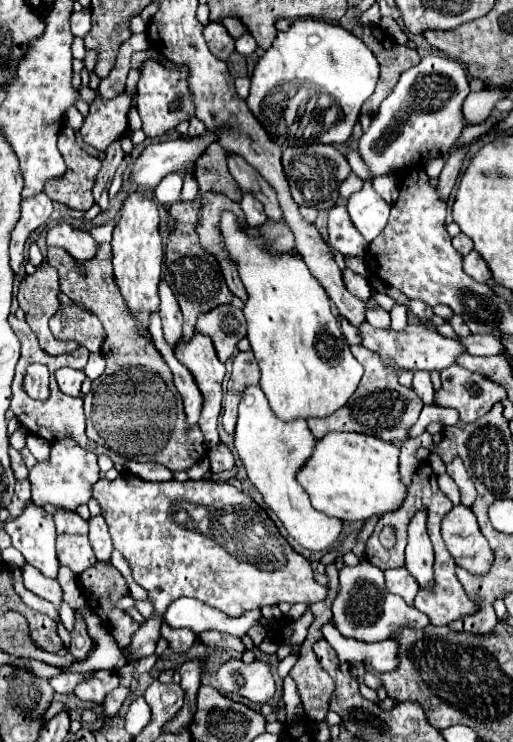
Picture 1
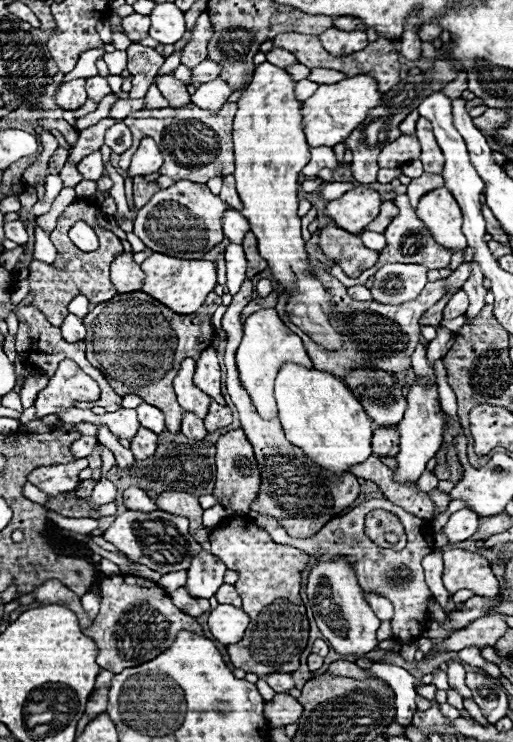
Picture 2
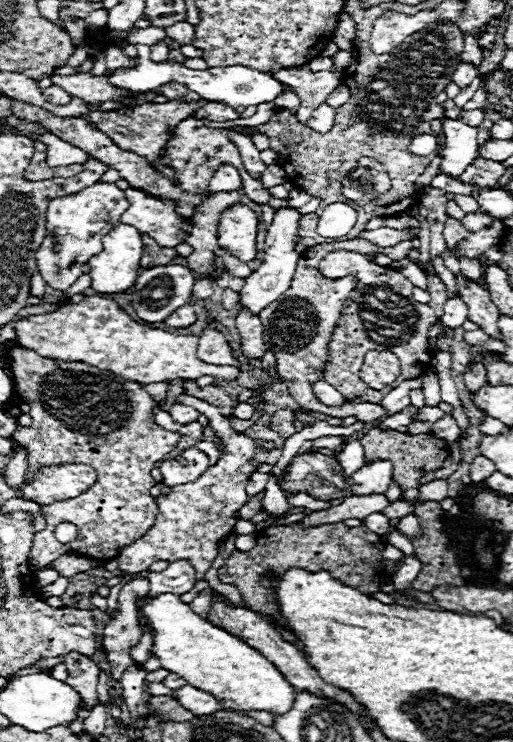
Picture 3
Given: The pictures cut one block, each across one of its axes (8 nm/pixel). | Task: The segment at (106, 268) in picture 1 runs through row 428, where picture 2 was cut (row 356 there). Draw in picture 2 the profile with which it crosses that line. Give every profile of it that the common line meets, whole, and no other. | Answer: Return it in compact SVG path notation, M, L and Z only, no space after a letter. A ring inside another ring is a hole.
M130 292L116 298L118 300L112 298L104 304L96 304L84 318L84 326L88 330L88 336L84 338L86 358L92 362L92 366L104 372L106 380L120 396L132 392L144 402L160 408L160 412L166 416L166 428L172 434L178 434L182 424L182 408L176 402L172 380L184 358L198 360L200 354L210 346L214 338L210 318L222 304L222 298L212 292L206 304L192 316L176 316L176 312L164 308L164 304L152 300L144 292Z

